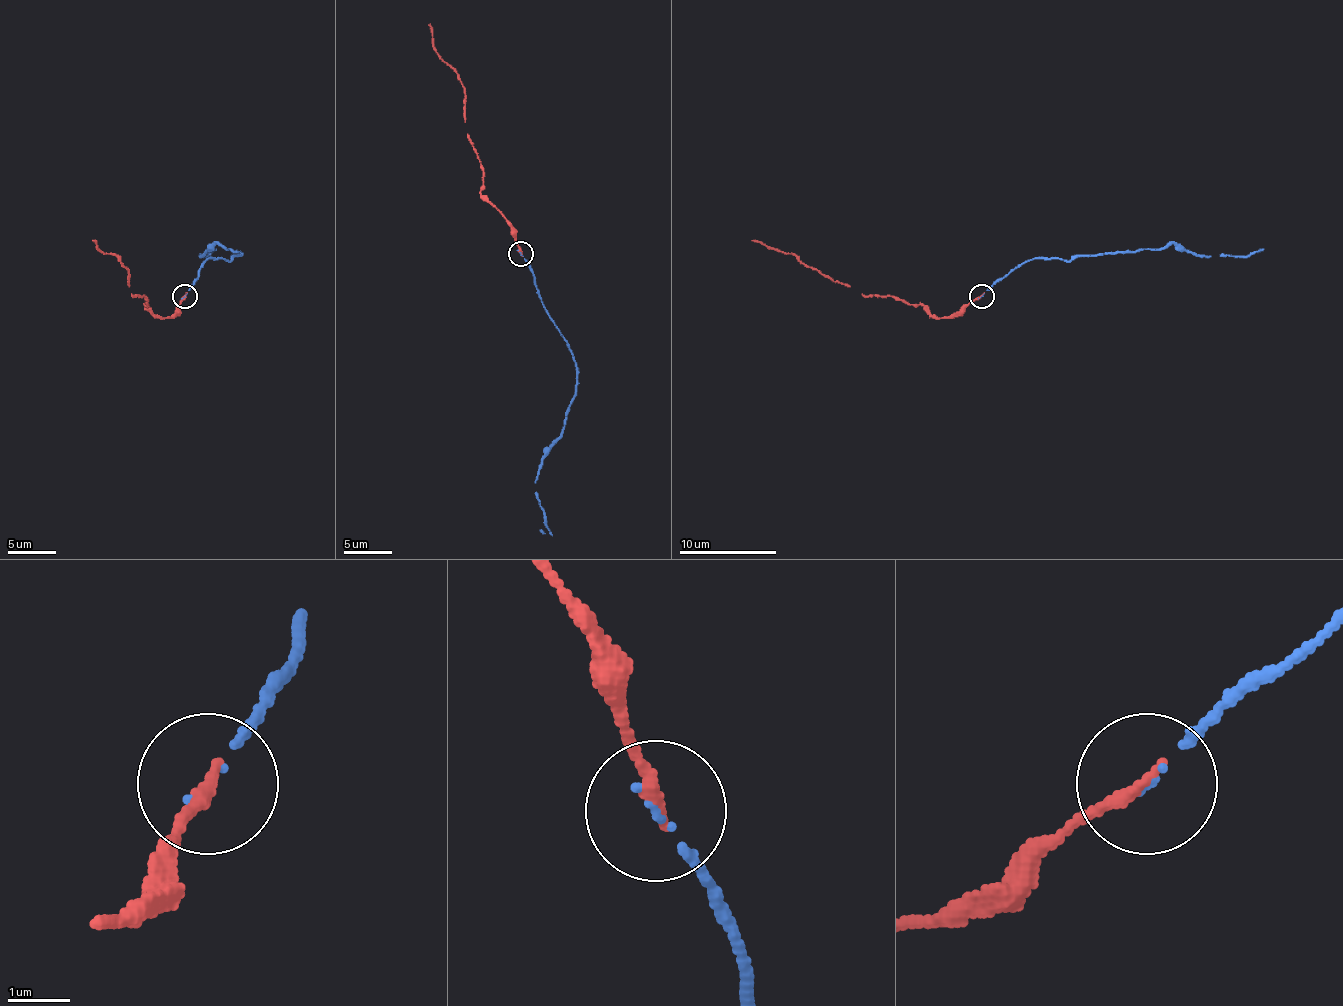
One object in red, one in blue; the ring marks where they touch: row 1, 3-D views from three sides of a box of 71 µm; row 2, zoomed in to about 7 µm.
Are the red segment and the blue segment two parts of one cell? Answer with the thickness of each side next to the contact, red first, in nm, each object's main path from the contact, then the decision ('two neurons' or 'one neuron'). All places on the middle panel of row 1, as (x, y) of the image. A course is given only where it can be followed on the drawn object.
200/70 nm | red via (520, 253), (508, 221), (481, 192), (481, 161), (464, 122), (464, 86), (435, 50), (430, 23) | blue via (520, 253), (576, 364), (576, 396), (561, 437), (542, 461), (534, 483), (546, 524), (544, 531), (539, 529) | one neuron

